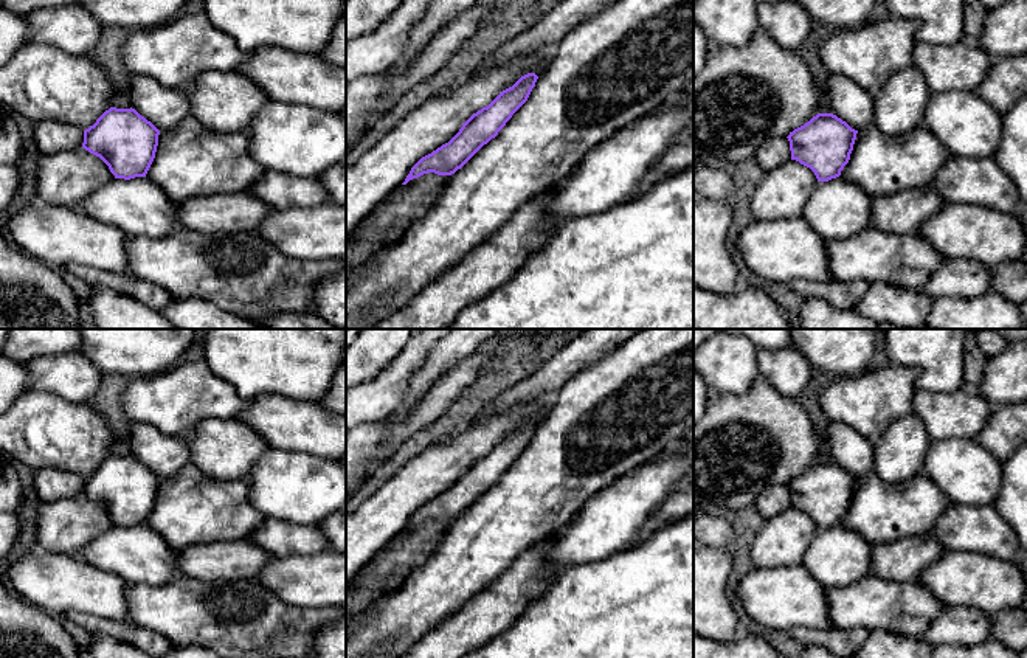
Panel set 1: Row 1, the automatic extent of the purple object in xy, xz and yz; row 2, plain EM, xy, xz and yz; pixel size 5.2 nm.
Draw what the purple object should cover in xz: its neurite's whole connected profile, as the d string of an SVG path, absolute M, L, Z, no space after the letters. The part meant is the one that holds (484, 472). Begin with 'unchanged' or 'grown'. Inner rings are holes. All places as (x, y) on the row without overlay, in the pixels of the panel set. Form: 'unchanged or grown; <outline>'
unchanged; M527 421L503 438L487 455L473 461L448 490L422 504L402 532L428 520L451 523L461 517L527 448L537 427L535 421Z

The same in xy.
unchanged; M135 456L105 458L84 478L82 495L99 504L115 526L146 525L157 500L160 478Z

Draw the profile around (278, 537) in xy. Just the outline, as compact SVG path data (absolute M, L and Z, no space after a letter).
M267 518L250 540L275 557L307 556L327 549L318 525L296 525Z

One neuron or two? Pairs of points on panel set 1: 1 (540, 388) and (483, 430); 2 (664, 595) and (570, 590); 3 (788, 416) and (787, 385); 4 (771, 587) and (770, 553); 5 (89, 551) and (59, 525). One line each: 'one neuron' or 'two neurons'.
1: two neurons
2: one neuron
3: two neurons
4: two neurons
5: two neurons

